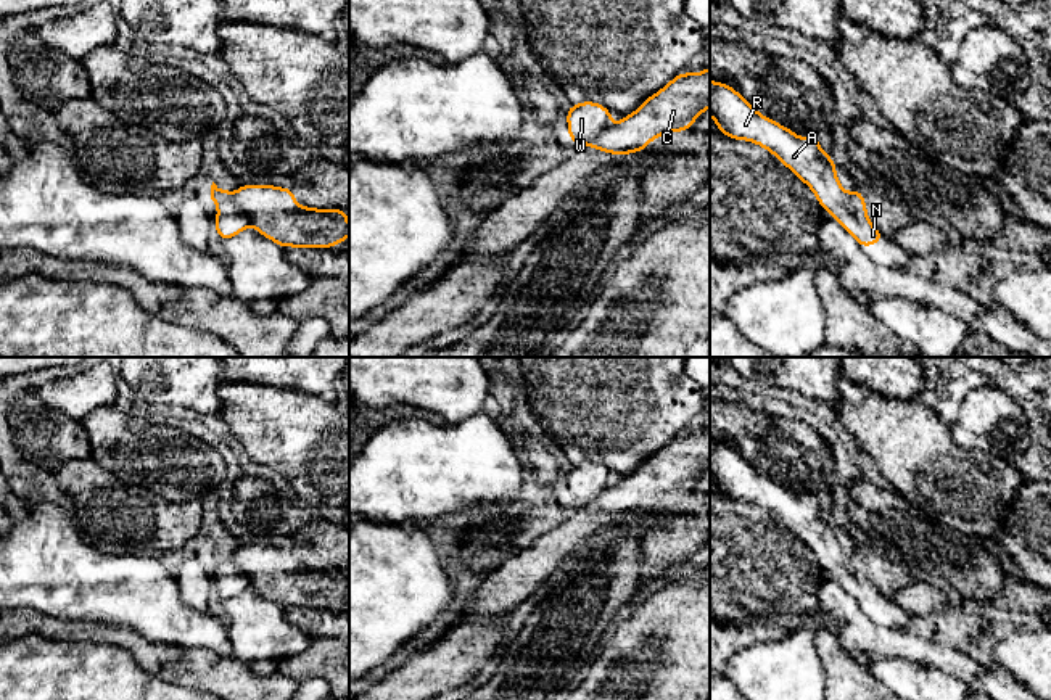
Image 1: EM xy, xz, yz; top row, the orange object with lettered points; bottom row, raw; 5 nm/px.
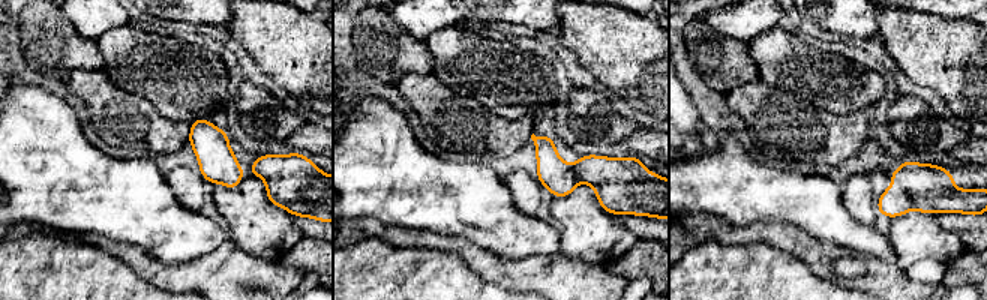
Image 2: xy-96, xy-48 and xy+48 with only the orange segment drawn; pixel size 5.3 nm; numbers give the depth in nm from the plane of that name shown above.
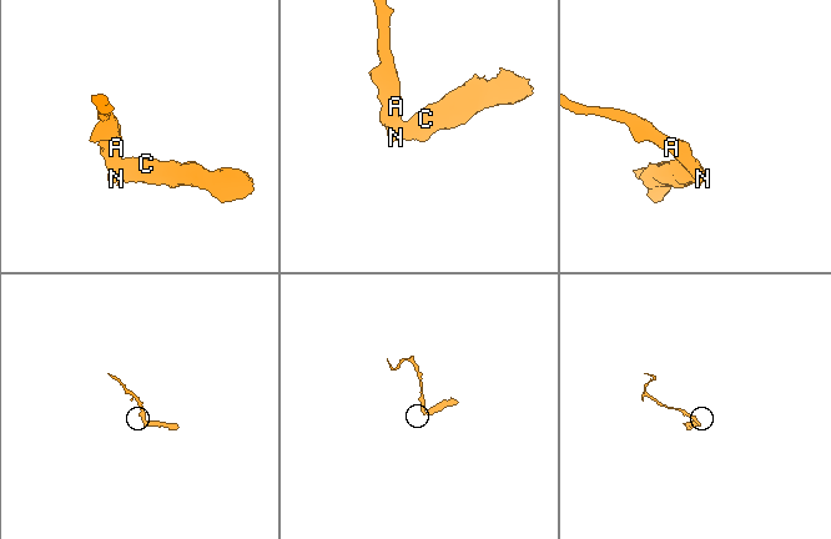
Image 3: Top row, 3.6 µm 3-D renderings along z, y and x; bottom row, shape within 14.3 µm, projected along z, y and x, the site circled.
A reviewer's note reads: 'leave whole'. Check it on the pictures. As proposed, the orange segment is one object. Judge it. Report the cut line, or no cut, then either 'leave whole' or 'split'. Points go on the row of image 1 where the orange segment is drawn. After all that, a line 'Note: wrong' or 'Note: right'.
xy (230, 193), (230, 200), (247, 216), (250, 224) | split
Note: wrong

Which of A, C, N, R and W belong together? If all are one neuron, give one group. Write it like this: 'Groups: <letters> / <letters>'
Groups: A N R W / C

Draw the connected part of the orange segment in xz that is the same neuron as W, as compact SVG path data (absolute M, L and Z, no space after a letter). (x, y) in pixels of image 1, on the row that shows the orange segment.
M594 101L571 105L567 111L570 142L589 145L599 132L607 129L612 121L612 111Z

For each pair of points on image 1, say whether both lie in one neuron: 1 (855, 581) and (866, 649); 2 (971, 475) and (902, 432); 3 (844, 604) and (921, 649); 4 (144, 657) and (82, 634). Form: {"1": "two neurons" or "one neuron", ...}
{"1": "two neurons", "2": "one neuron", "3": "one neuron", "4": "one neuron"}

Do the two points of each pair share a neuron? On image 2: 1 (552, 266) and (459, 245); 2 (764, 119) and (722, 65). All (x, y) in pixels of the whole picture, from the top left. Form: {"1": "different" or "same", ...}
{"1": "same", "2": "different"}

